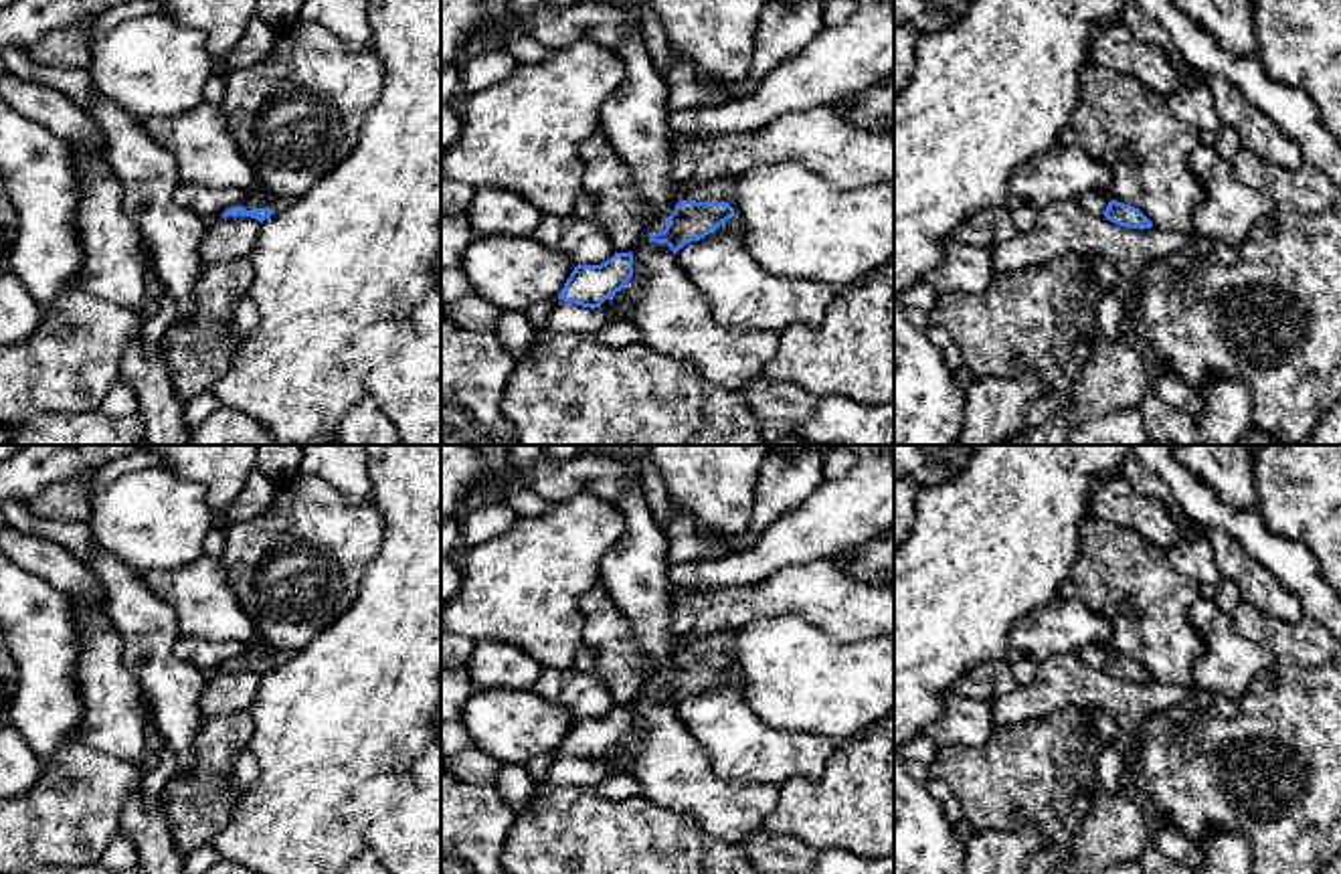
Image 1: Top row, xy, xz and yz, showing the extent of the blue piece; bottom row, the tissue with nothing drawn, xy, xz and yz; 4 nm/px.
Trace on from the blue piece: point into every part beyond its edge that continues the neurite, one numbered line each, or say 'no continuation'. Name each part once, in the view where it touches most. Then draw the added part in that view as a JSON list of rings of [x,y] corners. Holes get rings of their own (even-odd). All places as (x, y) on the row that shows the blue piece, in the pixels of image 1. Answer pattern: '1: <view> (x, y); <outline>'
1: xy (251, 201); [[[247,192],[245,200],[239,204],[241,208],[255,210],[255,208],[273,208],[279,210],[291,204],[295,198],[275,198],[261,192]]]

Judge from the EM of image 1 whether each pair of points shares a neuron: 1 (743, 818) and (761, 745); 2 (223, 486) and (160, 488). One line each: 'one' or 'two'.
1: two
2: two

